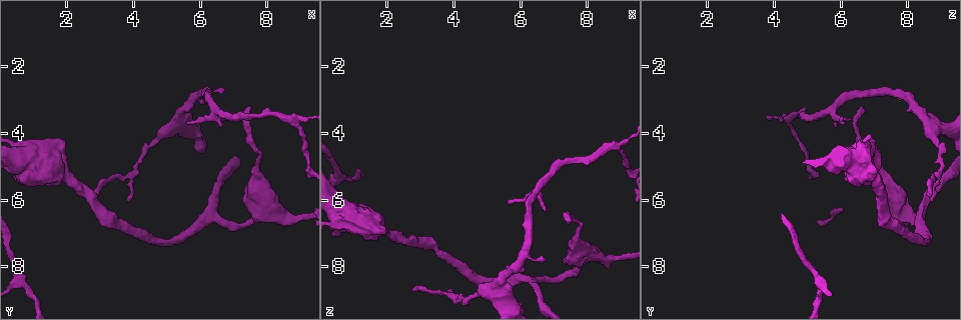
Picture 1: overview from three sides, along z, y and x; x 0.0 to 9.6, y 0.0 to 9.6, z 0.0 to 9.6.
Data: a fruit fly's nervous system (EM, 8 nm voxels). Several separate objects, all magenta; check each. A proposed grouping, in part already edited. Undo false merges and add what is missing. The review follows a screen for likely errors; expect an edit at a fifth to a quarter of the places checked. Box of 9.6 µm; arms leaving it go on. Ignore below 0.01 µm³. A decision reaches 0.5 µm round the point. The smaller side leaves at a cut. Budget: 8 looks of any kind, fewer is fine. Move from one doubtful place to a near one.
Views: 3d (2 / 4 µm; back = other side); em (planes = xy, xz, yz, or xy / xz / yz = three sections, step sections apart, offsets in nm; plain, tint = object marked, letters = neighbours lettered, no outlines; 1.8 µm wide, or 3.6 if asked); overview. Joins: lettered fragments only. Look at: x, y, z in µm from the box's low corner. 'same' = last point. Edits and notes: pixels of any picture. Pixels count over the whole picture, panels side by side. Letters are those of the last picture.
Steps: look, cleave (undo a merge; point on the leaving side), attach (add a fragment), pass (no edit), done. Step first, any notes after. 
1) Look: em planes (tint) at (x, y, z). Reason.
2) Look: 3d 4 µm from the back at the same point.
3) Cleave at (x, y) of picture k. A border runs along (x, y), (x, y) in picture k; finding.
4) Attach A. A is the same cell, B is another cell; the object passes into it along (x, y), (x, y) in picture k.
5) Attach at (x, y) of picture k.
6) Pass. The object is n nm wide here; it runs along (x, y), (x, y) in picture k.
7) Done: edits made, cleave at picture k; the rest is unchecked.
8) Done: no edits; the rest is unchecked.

Look: em 3.6 µm planes (letters) at (1.10, 5.30, 6.50). Abrupt turn.

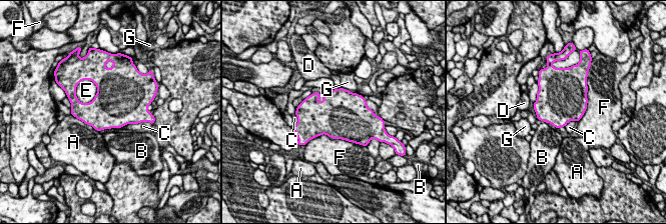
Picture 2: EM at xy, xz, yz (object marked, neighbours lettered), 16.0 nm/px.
Pass. The object is 700 nm wide here; the longest contact is with F, 650 nm; A, B, C, D, E, F and G are other cells; one neuron here.

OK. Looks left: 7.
Look: 3d 4 µm at (3.85, 6.00, 8.75). Branch stops here.

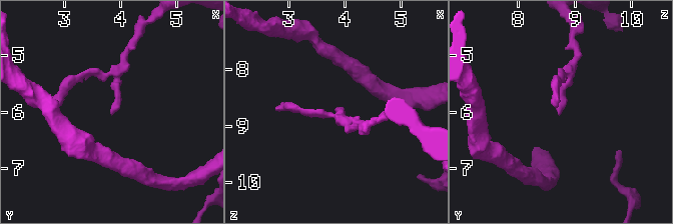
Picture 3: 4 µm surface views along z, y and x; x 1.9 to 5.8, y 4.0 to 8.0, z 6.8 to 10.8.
Look: em xy step 8 (tint) at (3.80, 6.00, 8.75). Now the EM.

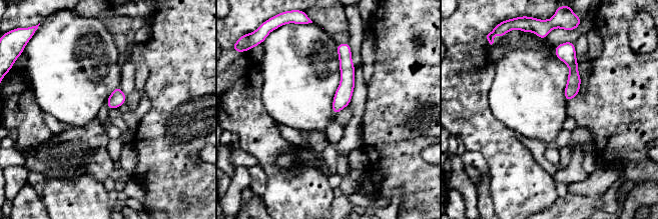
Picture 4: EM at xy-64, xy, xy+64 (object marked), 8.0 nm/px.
Look: em planes (letters) at the same point.

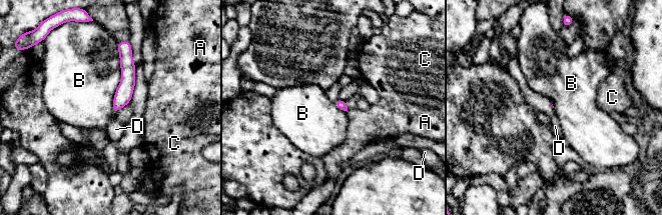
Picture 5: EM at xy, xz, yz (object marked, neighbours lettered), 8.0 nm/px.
Pass. A, B, C and D are other cells; a border runs along (118, 42), (120, 82), (113, 112) in picture 5; no lettered fragment goes on from it.

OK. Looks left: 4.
Look: 3d 4 µm at (7.80, 6.25, 7.70).

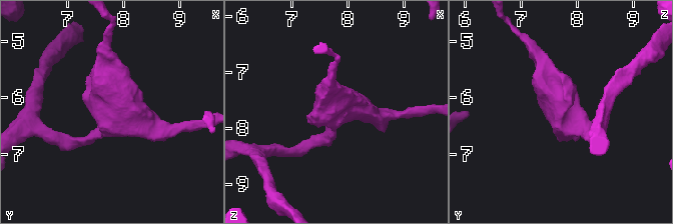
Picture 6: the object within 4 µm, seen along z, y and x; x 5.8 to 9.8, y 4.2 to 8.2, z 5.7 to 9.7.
Look: em 3.6 µm planes (letters) at (7.75, 6.25, 7.70). 3 arms meet here; the arms are 200, 300, 420 nm wide.

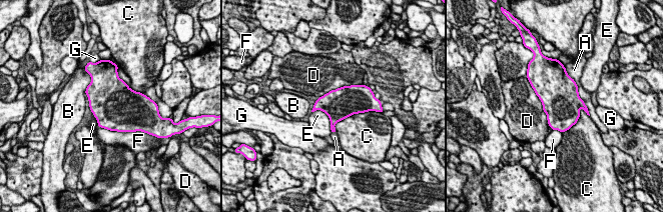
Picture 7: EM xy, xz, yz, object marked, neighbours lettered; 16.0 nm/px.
Pass. The object is 480 nm wide here; A, B, C, D, E, F and G are other cells; a border runs along (311, 111), (327, 116), (332, 132) in picture 7; continuous, no second neuron.

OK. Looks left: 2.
Done: no edits; the rest is unchecked.

